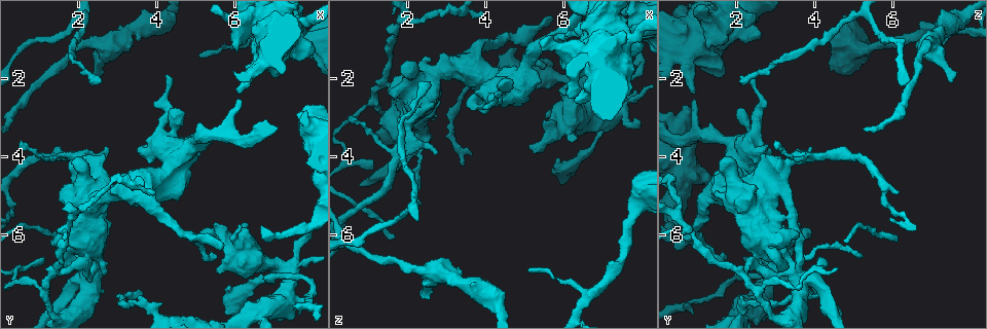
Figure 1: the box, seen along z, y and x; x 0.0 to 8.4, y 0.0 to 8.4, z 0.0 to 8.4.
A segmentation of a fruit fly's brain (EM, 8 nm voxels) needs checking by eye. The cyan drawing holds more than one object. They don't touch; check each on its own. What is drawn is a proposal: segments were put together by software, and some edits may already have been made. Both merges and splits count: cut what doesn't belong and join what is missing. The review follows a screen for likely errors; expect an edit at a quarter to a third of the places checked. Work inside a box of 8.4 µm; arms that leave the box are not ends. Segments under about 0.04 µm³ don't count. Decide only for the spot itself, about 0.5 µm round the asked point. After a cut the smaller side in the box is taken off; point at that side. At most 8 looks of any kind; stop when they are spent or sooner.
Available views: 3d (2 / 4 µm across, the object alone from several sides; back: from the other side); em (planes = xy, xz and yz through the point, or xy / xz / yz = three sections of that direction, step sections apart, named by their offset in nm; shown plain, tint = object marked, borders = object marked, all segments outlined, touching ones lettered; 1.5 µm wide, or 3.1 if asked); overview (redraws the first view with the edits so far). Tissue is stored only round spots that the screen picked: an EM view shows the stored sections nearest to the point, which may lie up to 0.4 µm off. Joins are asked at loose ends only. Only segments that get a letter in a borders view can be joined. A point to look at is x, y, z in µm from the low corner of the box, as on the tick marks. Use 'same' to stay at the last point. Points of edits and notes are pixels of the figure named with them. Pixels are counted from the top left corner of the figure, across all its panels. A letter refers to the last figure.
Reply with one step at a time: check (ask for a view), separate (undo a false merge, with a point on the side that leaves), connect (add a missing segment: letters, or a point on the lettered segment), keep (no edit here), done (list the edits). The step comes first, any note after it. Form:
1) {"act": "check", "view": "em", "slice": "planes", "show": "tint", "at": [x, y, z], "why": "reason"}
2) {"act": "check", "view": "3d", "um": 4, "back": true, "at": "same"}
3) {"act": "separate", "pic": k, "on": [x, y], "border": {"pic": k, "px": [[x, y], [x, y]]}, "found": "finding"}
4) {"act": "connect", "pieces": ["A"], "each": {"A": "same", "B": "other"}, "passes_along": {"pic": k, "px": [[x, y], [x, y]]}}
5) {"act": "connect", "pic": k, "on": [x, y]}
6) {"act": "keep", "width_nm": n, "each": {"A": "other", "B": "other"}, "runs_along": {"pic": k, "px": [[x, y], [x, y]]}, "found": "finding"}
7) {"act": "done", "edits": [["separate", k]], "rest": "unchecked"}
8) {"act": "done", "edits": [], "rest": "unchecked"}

{"act": "check", "view": "3d", "um": 4, "at": [4.40, 3.15, 2.25], "why": "sharp bend"}

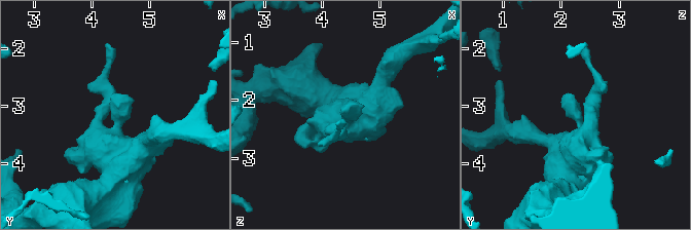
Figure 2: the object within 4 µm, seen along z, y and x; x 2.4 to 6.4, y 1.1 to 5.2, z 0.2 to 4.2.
{"act": "check", "view": "em", "slice": "planes", "show": "borders", "at": [4.45, 3.20, 2.30]}

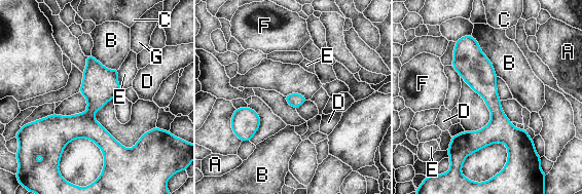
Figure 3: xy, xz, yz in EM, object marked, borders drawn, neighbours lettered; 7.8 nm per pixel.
{"act": "keep", "width_nm": 110, "each": {"A": "other", "B": "other", "C": "other", "D": "other", "E": "other", "F": "other", "G": "other"}, "border": {"pic": 3, "px": [[471, 36], [498, 76]]}, "found": "continuous, no second neuron"}

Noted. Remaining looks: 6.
{"act": "check", "view": "em", "slice": "planes", "show": "borders", "at": [5.05, 1.50, 7.00], "why": "an open end"}

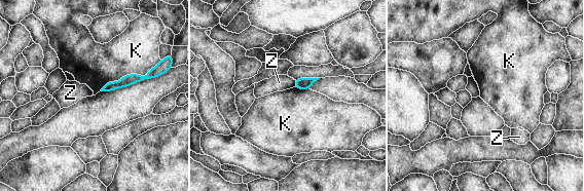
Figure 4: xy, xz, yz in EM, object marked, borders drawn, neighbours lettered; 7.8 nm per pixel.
{"act": "keep", "longest_contact_nm": ["K", 480], "each": {"K": "other", "Z": "other"}, "runs_along": {"pic": 4, "px": [[140, 78], [132, 78], [106, 88]]}, "found": "none of them fits"}

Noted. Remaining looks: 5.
{"act": "check", "view": "em", "slice": "xy", "step": 4, "show": "tint", "at": [2.30, 2.05, 7.50], "why": "free end"}

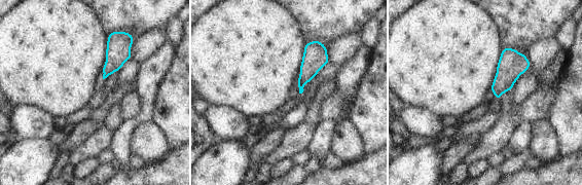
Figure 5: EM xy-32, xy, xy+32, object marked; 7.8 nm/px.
{"act": "check", "view": "em", "slice": "planes", "show": "borders", "at": "same"}

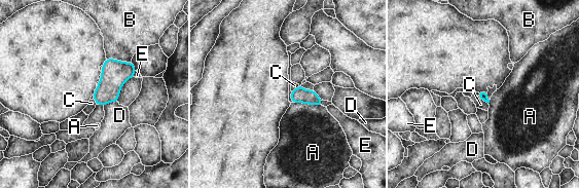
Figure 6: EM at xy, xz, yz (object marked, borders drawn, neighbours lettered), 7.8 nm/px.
{"act": "keep", "each": {"A": "other", "B": "other", "C": "other", "D": "other", "E": "other"}, "border": {"pic": 6, "px": [[477, 92], [487, 103]]}, "found": "none of them fits"}

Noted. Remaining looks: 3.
{"act": "done", "edits": [], "rest": "unchecked"}

